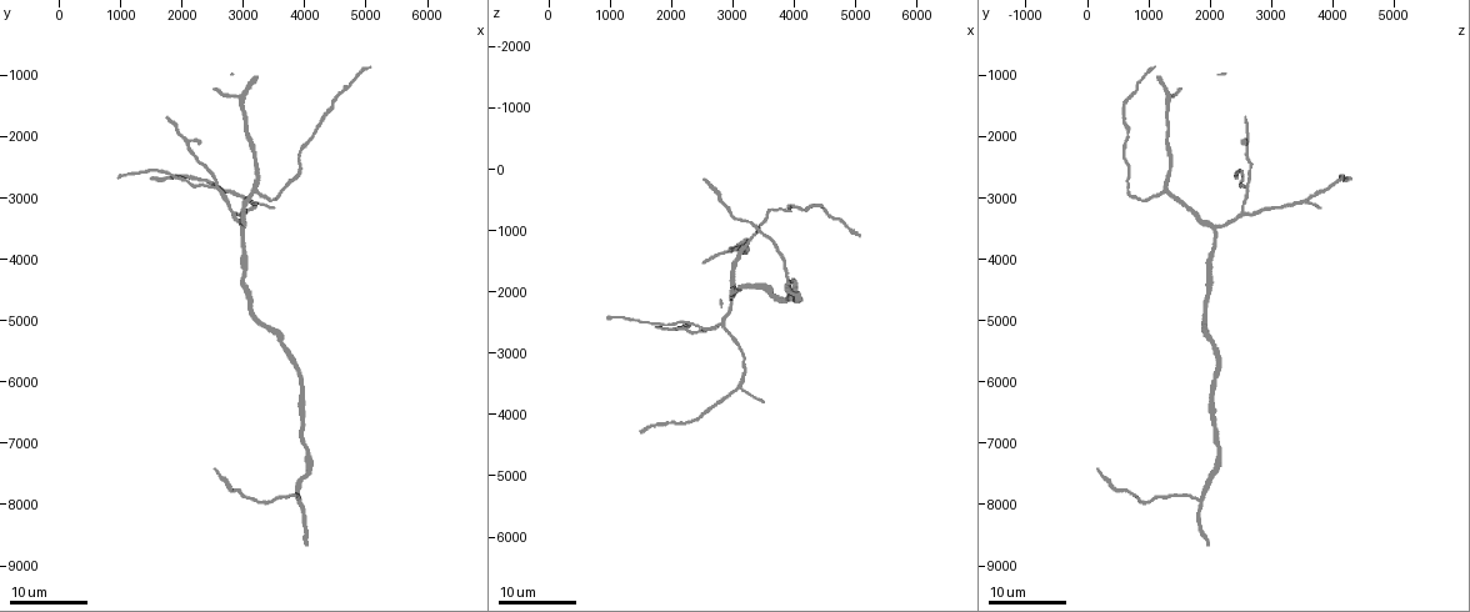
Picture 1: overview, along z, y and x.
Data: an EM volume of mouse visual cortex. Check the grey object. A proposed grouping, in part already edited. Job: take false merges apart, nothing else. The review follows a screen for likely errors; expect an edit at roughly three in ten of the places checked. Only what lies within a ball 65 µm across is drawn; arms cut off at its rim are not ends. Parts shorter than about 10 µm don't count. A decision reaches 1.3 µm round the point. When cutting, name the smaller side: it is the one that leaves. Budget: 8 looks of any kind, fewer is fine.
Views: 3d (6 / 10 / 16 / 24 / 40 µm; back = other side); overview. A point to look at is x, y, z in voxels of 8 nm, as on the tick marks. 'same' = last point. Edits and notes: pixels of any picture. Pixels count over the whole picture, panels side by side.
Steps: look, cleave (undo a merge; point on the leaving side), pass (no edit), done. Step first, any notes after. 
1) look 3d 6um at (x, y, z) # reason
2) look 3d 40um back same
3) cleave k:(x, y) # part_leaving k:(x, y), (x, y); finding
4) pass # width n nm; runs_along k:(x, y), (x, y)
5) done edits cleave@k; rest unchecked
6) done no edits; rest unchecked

look 3d 24um at (2950, 3450, 2100) # three-way junction

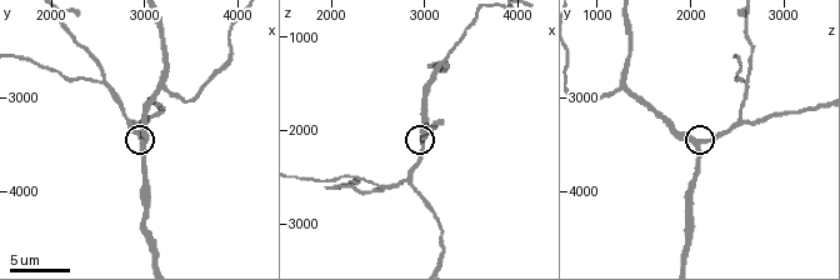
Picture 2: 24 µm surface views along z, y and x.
look 3d 10um at (3000, 3450, 2100)

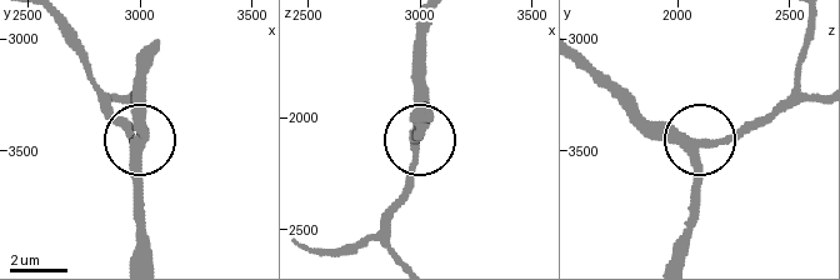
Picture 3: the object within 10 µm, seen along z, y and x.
pass # side_arm 31 um; runs_along 3:(671, 253), (693, 203), (695, 145), (736, 138), (763, 124); one neuron here

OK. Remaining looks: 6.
look 3d 10um at (3200, 2850, 1250)

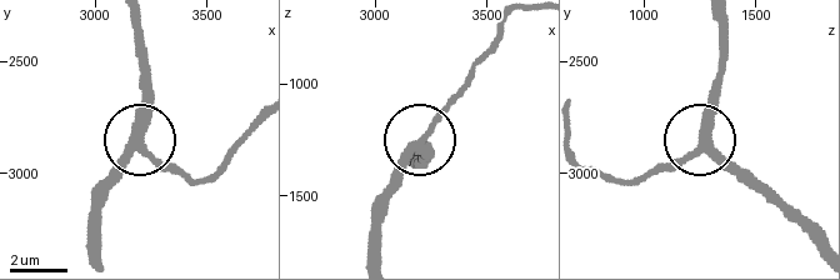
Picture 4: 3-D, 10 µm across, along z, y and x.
pass # arms 3; one neuron here

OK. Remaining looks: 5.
look 3d 24um at (3050, 3050, 3600) # sudden change in width

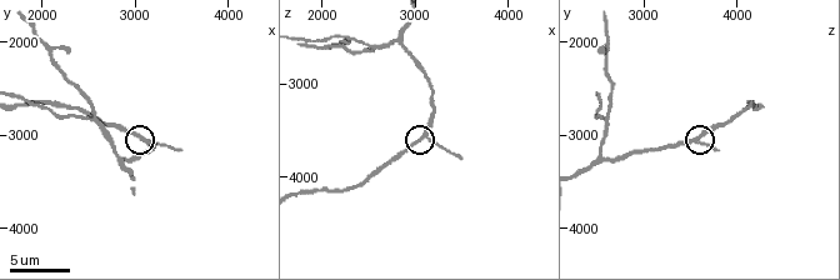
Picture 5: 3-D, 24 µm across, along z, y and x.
look 3d 10um at (3100, 3050, 3550) # zoom in

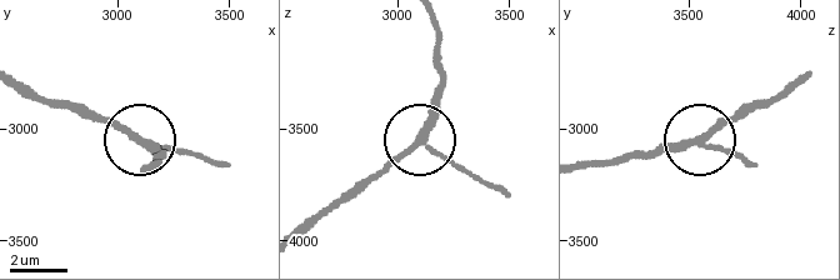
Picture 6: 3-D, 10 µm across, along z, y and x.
pass # arms 3; runs_along 6:(583, 163), (684, 149), (753, 108); continuous, no second neuron

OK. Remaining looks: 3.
done no edits; rest unchecked

